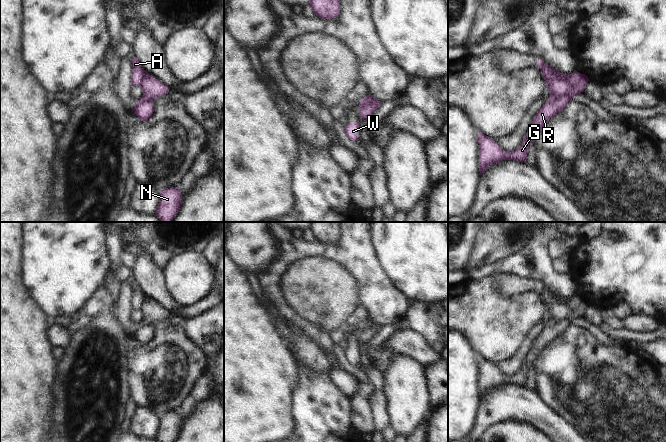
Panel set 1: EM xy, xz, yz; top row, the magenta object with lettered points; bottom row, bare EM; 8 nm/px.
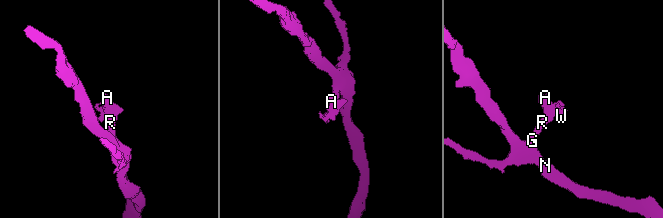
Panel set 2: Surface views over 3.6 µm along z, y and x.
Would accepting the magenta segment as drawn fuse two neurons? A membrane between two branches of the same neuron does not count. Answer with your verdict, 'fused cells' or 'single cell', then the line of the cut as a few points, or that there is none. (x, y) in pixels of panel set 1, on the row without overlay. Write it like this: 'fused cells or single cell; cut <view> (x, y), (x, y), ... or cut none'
fused cells; cut yz (569, 324), (565, 321), (558, 321), (555, 324), (548, 325)

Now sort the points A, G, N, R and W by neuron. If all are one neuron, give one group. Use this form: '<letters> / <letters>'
A W / G N R

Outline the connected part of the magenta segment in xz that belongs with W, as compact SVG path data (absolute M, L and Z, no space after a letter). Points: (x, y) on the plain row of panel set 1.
M356 345L353 347L349 347L347 350L344 351L345 357L347 362L349 362L352 365L355 365L358 361L358 355L360 353L360 346Z

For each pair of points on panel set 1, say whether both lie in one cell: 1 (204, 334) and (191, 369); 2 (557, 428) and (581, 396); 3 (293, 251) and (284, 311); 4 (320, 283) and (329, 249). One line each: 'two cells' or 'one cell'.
1: two cells
2: two cells
3: one cell
4: two cells

